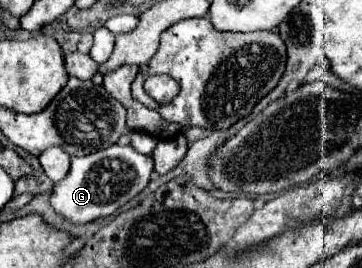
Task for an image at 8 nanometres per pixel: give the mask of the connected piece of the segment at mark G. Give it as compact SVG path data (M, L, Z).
M116 143L104 151L96 151L86 157L72 157L68 177L56 183L52 189L52 207L56 209L56 213L74 223L88 223L100 217L108 217L148 185L152 171L152 157L138 153L130 145Z

